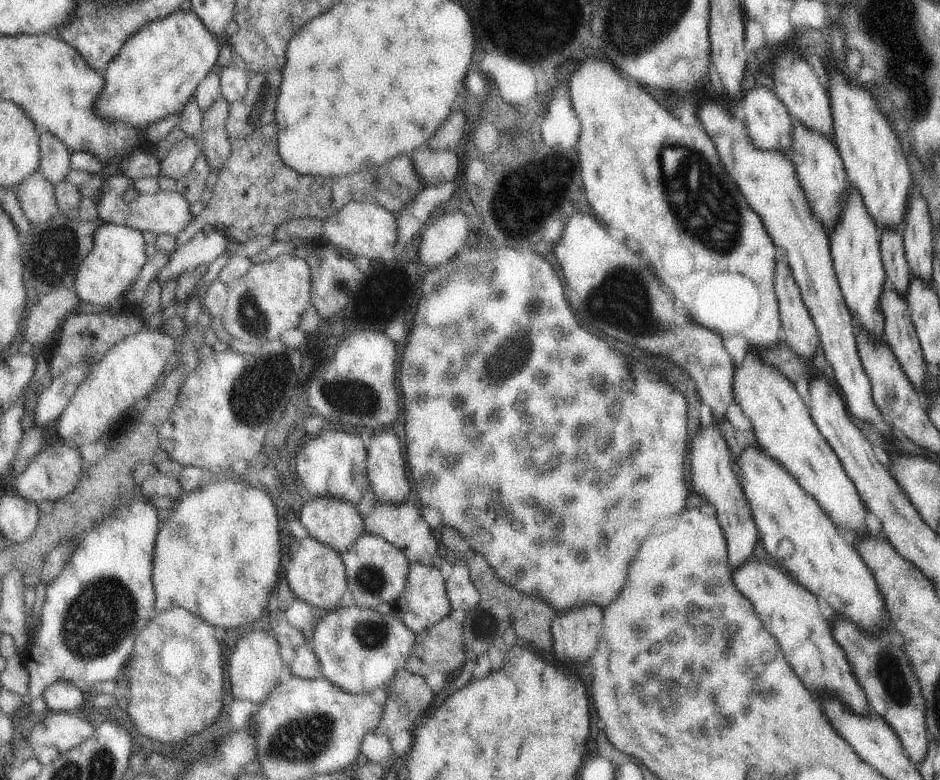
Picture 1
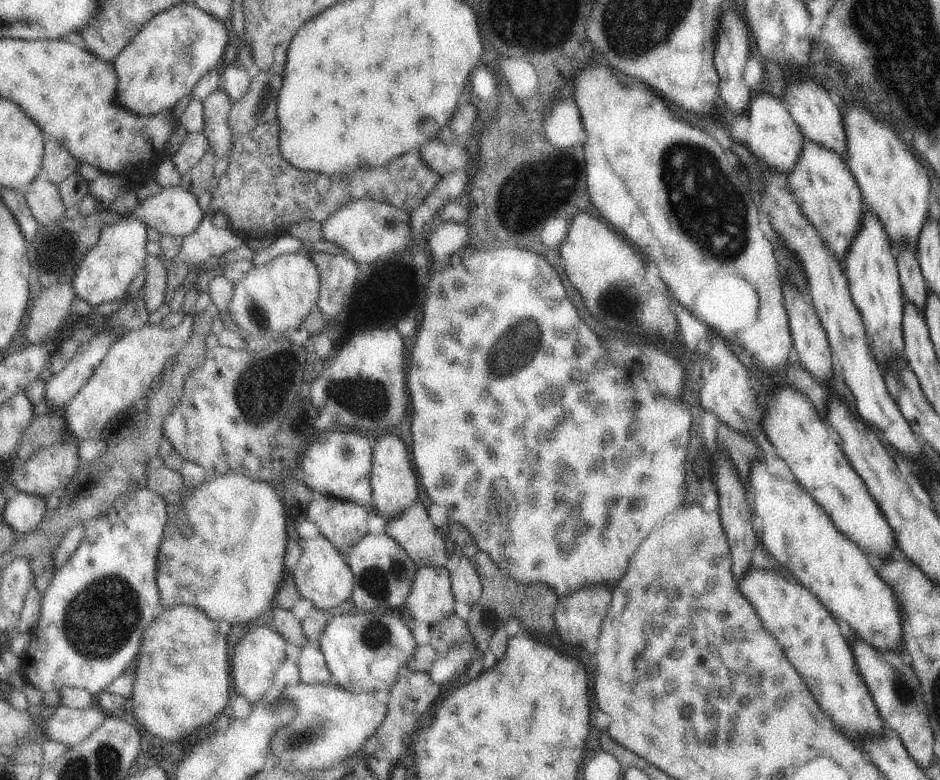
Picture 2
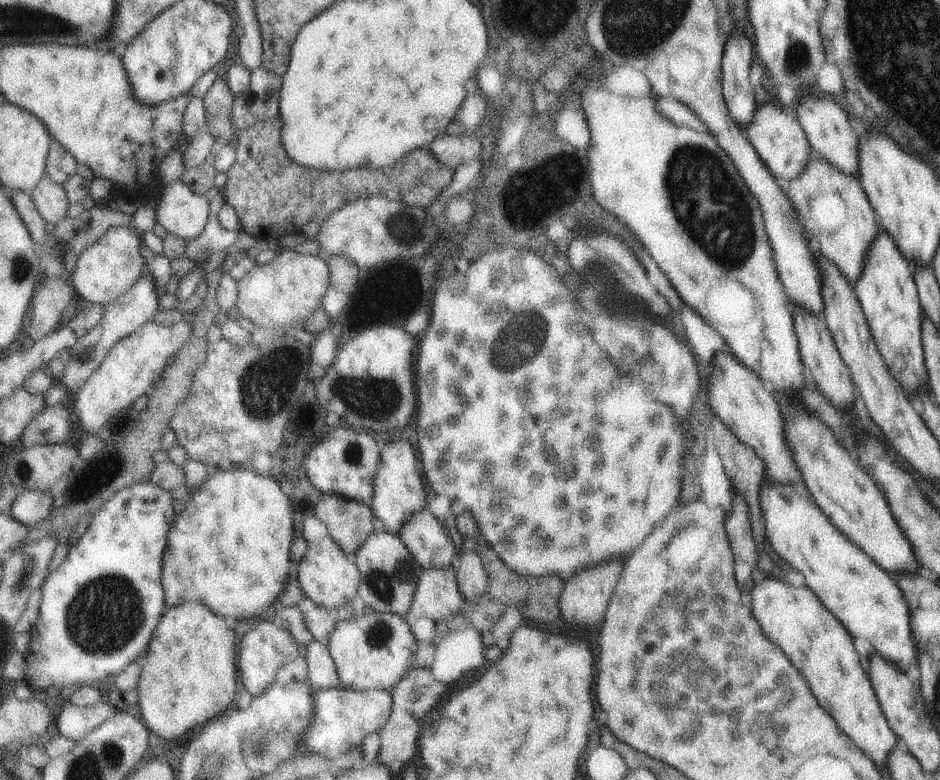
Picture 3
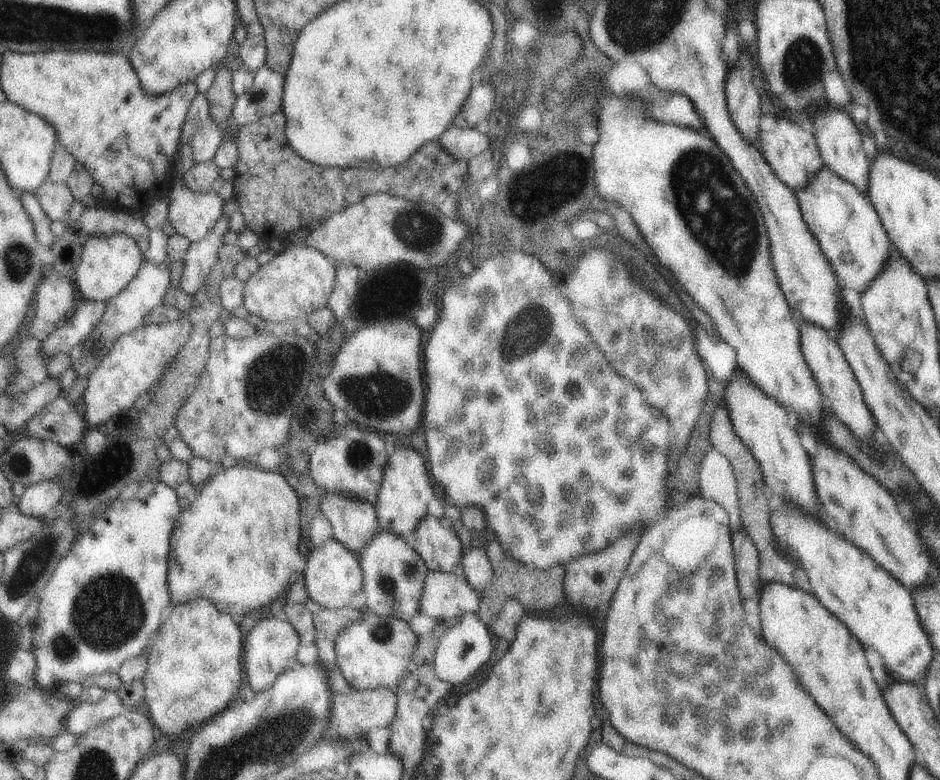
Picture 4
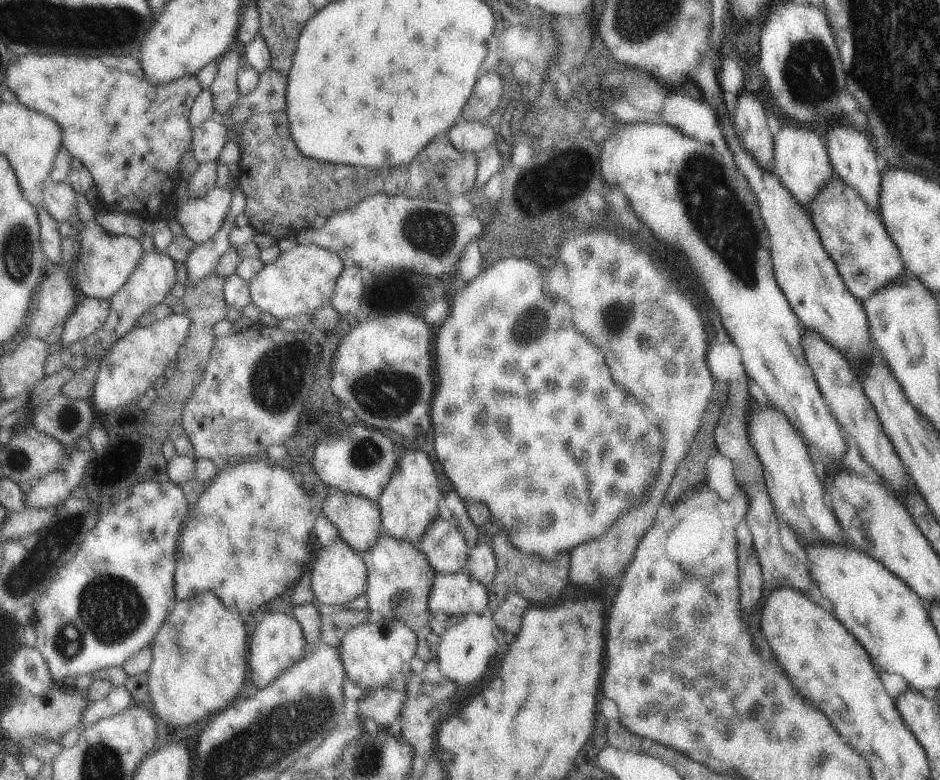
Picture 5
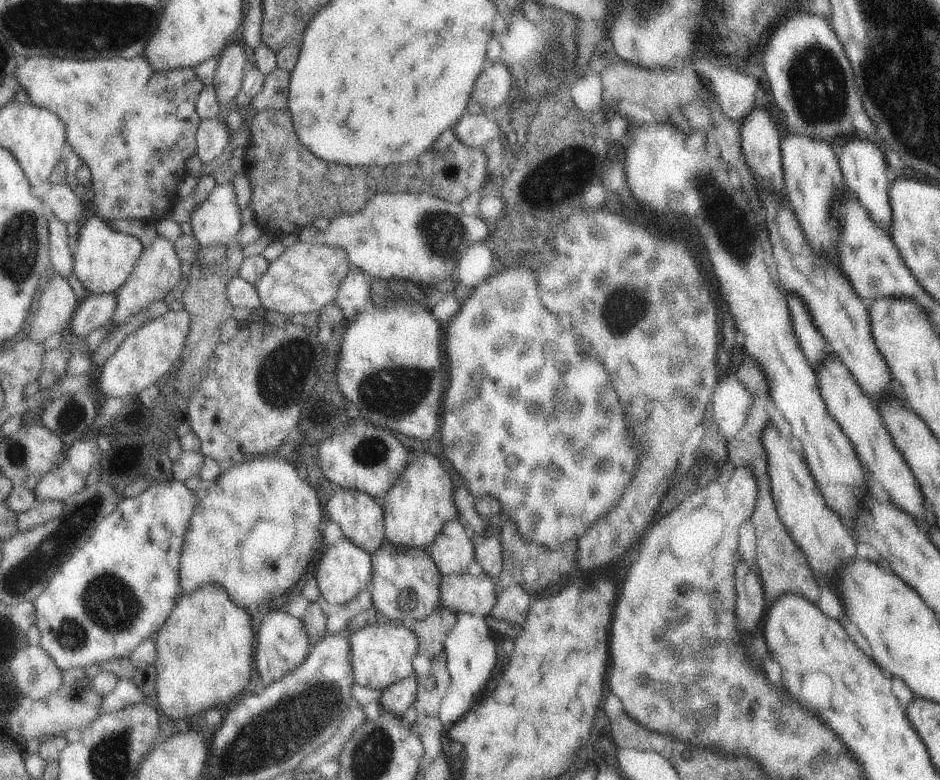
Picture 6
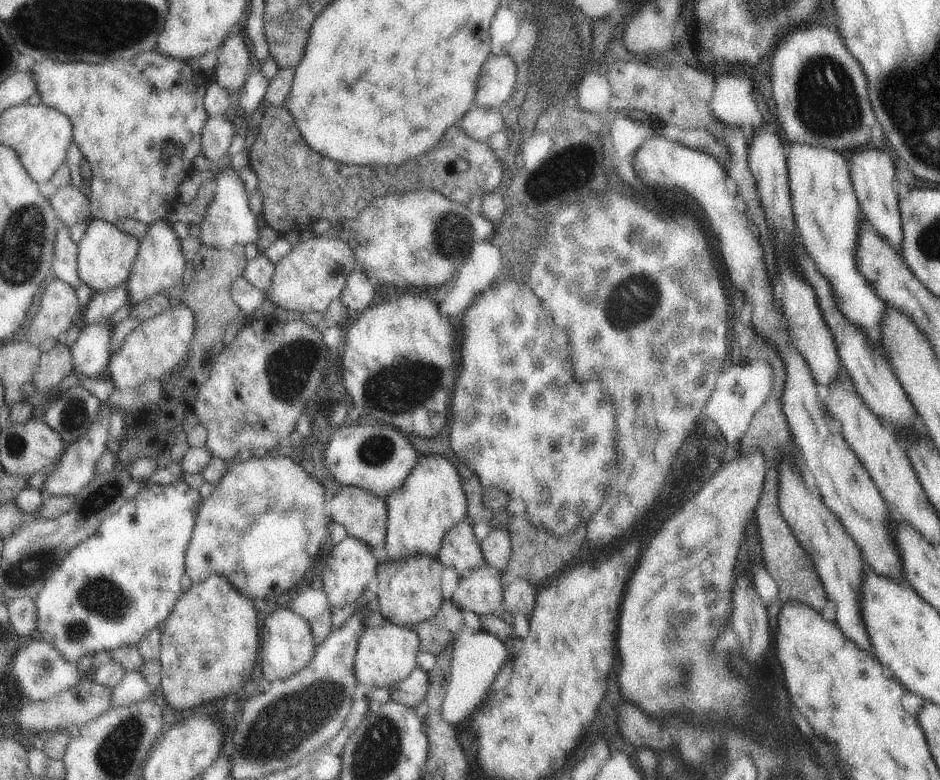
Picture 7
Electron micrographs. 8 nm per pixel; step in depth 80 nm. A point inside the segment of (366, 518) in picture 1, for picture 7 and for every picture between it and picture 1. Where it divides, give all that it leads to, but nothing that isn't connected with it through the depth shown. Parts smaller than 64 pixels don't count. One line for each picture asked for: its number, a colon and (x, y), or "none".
2: (412, 529)
3: (425, 537)
4: (435, 541)
5: (446, 549)
6: (452, 550)
7: (460, 549)

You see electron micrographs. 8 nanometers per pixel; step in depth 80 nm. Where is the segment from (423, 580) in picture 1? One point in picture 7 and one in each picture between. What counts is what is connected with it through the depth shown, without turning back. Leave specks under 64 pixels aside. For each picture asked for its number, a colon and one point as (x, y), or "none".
2: (430, 599)
3: (436, 596)
4: (446, 596)
5: (456, 594)
6: (465, 592)
7: (481, 591)

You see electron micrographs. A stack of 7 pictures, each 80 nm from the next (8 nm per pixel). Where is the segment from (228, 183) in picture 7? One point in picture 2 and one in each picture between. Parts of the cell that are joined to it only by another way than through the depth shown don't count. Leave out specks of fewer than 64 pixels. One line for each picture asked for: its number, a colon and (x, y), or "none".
2: (175, 211)
3: (181, 212)
4: (193, 215)
5: (200, 218)
6: (217, 220)

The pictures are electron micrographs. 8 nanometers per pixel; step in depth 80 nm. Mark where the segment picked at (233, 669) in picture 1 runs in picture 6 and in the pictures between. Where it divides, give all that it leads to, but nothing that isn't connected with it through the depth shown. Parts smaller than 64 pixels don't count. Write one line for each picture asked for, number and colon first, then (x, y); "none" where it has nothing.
2: (257, 656)
3: (265, 648)
4: (272, 646)
5: (277, 643)
6: (282, 644)

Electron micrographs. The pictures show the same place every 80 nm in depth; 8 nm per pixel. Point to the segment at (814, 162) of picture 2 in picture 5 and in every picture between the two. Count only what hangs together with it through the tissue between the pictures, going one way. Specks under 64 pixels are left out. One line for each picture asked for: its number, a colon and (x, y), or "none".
3: (832, 206)
4: (851, 235)
5: (853, 234)

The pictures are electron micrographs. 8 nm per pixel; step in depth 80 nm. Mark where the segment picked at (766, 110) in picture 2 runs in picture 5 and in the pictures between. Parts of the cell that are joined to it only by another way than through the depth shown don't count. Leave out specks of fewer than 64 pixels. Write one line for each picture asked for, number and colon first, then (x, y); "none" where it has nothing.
3: (779, 140)
4: (792, 152)
5: (800, 160)

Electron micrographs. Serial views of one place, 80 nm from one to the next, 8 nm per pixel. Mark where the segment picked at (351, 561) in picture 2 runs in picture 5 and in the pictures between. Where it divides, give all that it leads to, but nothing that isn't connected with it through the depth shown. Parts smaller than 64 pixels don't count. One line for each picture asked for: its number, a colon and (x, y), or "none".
3: (389, 574)
4: (393, 574)
5: (400, 577)

